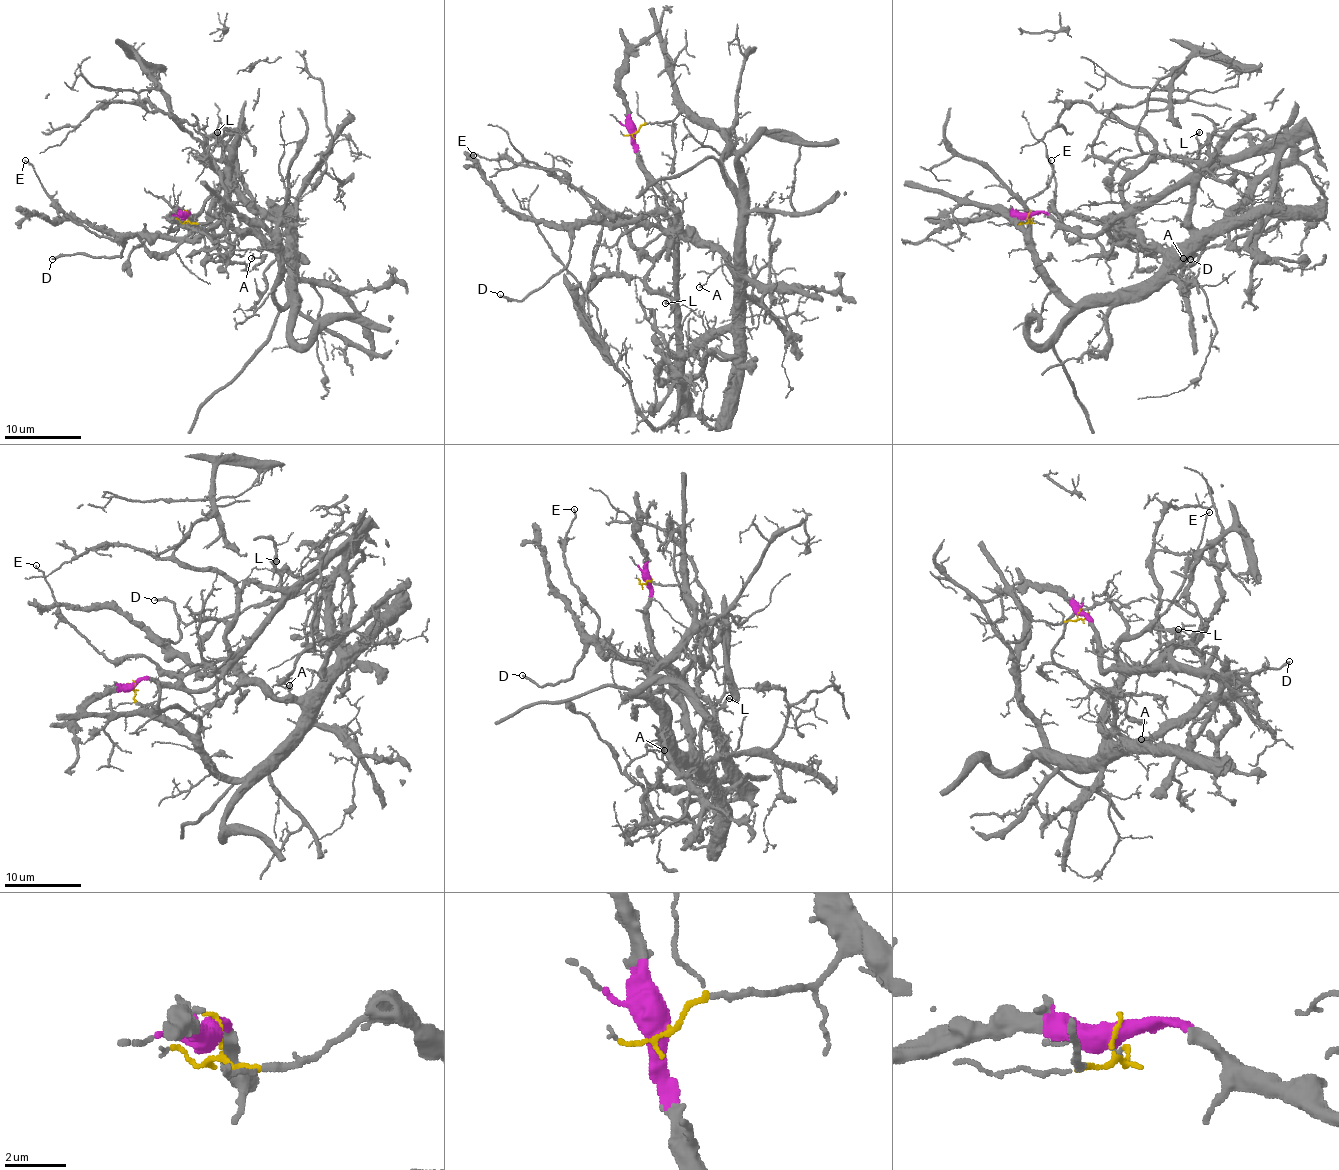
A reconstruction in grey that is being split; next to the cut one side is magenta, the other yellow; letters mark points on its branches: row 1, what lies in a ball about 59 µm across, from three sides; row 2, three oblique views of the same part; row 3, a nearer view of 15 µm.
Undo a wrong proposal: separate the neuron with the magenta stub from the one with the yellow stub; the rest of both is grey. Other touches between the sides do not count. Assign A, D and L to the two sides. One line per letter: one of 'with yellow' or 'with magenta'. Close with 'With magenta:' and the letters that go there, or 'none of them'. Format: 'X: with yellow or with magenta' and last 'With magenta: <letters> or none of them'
A: with yellow
D: with magenta
L: with magenta
With magenta: D, L

